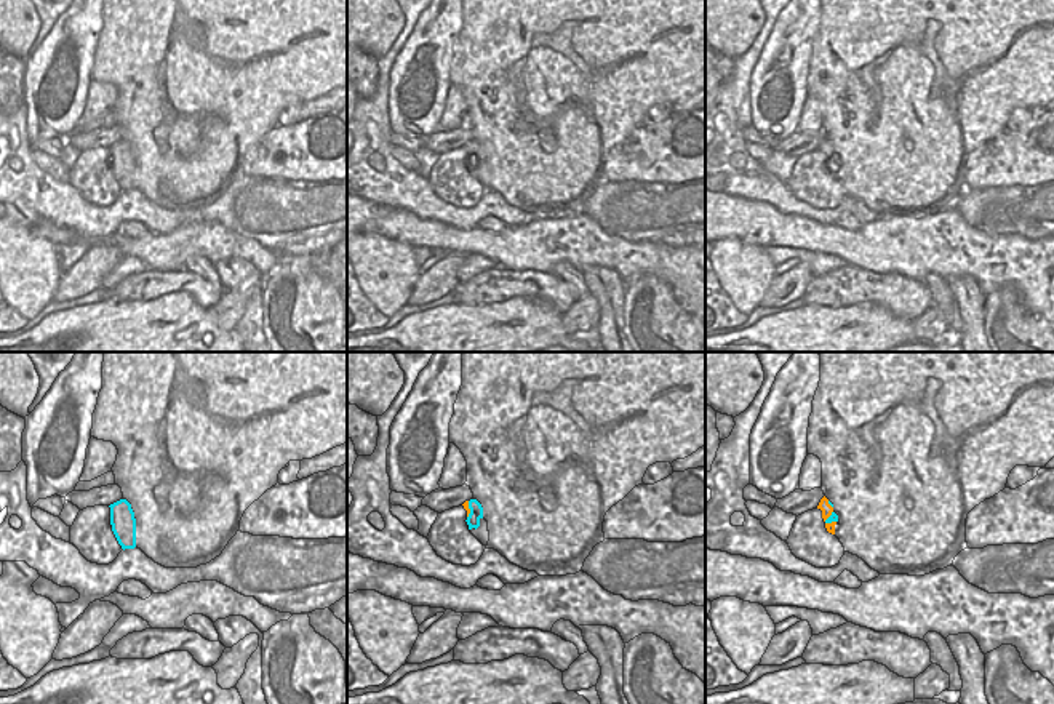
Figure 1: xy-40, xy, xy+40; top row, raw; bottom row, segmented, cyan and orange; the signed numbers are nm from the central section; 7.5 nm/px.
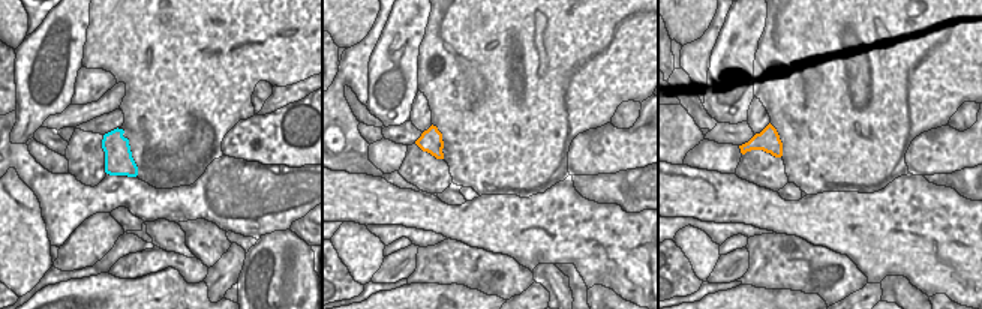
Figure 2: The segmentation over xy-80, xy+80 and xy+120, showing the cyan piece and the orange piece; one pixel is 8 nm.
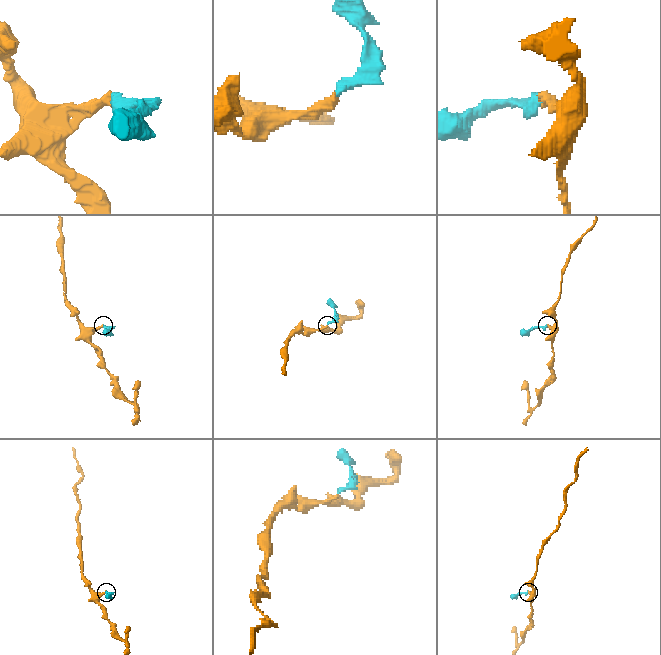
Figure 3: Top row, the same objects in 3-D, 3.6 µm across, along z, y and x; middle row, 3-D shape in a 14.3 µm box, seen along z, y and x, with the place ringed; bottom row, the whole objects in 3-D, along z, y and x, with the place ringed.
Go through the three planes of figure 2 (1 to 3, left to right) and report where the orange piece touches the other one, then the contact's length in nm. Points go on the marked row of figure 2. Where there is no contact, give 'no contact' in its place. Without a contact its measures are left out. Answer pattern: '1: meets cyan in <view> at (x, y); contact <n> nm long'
1: no contact
2: no contact
3: no contact

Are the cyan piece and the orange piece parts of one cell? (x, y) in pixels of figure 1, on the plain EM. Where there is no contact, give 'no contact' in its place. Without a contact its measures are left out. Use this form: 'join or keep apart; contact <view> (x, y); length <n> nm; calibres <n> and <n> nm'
join; contact xy+40 (829, 159); length 120 nm; calibres 70 and 90 nm

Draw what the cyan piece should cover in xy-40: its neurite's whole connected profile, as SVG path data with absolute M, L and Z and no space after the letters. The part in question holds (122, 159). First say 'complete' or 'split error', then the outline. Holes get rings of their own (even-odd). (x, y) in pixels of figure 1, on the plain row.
complete | M120 141L110 149L112 173L122 187L122 190L136 189L136 160L131 146L126 141Z

